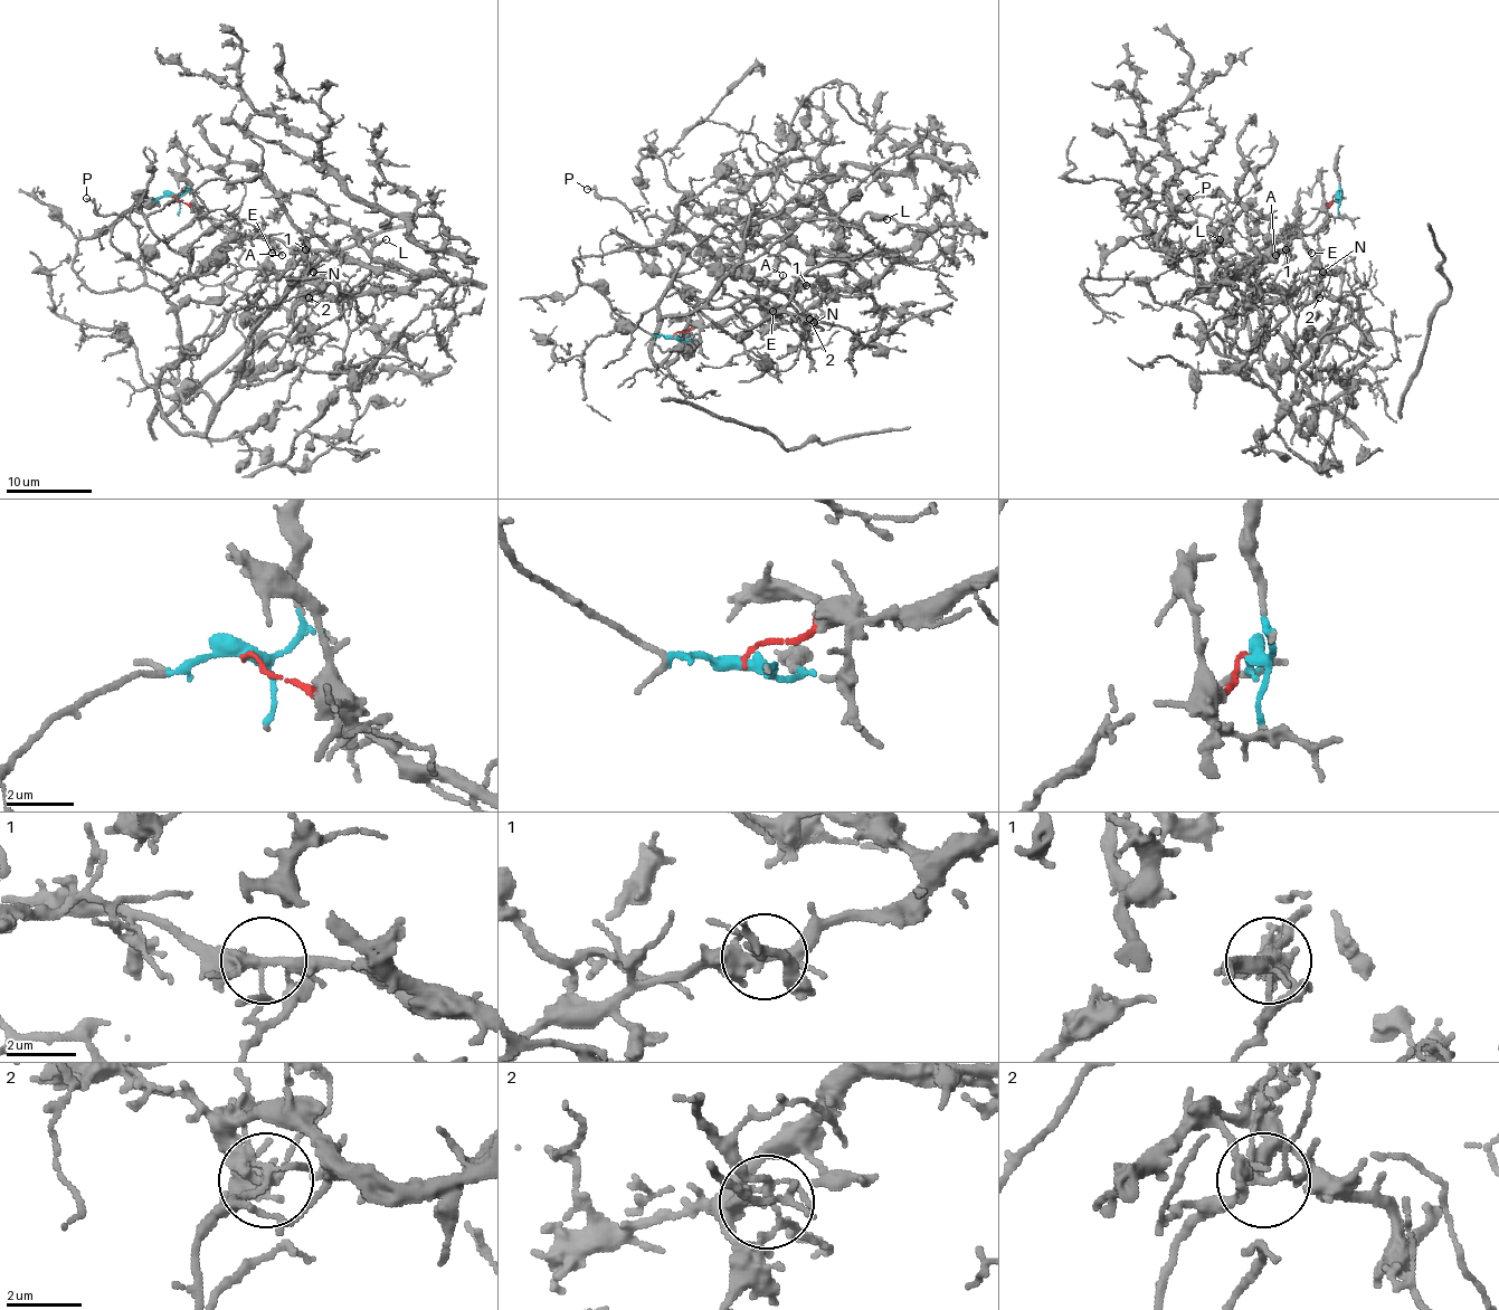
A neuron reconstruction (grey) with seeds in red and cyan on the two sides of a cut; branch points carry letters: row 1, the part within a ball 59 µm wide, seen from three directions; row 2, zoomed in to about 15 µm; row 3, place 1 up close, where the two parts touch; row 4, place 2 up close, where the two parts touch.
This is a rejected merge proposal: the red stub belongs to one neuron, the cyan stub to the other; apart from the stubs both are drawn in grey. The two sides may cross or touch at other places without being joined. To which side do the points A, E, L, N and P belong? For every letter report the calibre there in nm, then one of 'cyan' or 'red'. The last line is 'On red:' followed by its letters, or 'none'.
A: 120 nm | red
E: 400 nm | red
L: 160 nm | red
N: 240 nm | cyan
P: 130 nm | cyan
On red: A, E, L

